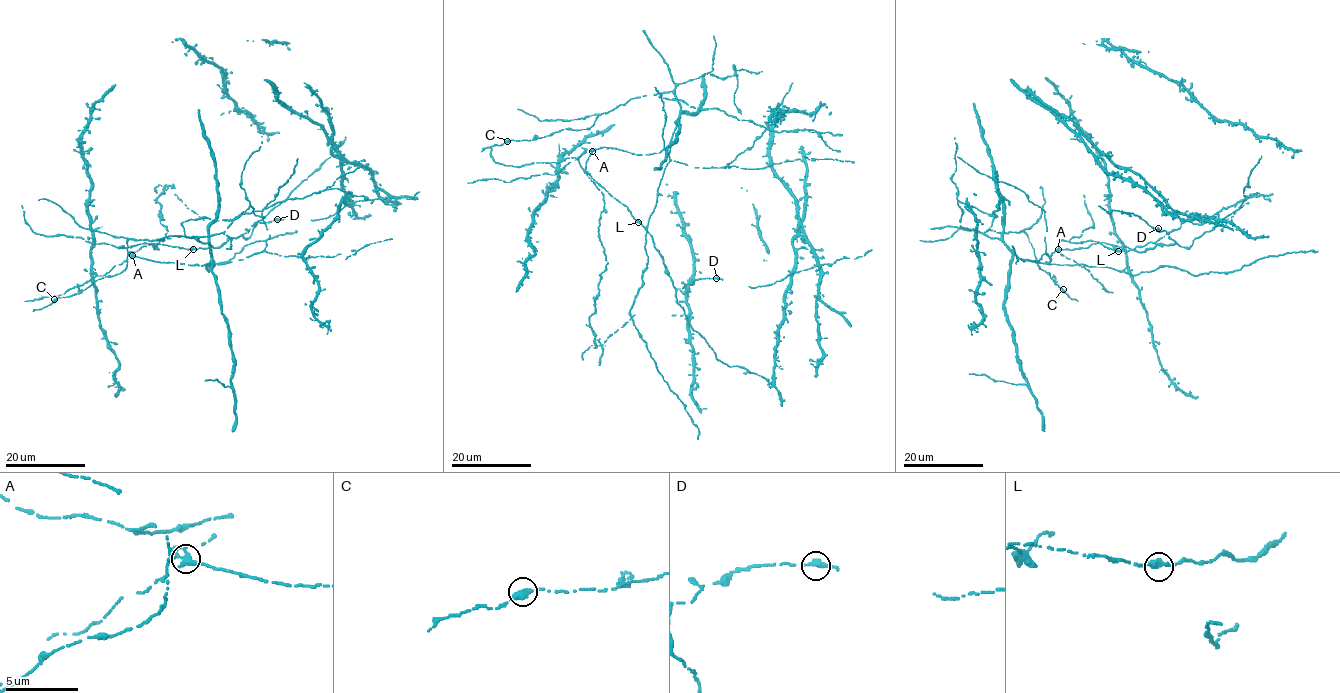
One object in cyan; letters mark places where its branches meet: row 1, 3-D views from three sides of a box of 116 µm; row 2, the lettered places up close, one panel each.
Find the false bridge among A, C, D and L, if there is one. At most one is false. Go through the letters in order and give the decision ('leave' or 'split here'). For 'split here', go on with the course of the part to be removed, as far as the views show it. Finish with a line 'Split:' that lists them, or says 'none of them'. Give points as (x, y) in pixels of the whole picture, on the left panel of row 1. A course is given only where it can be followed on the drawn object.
A: split here; course (132, 255), (164, 240), (167, 231), (155, 201), (165, 186), (203, 220)
C: leave
D: leave
L: leave
Split: A

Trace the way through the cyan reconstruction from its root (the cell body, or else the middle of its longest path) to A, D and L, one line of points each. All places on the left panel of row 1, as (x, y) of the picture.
A: (148, 243), (128, 253), (132, 255)
D: (148, 243), (185, 249), (218, 247), (228, 238), (248, 232), (255, 222), (277, 219)
L: (148, 243), (193, 249)

